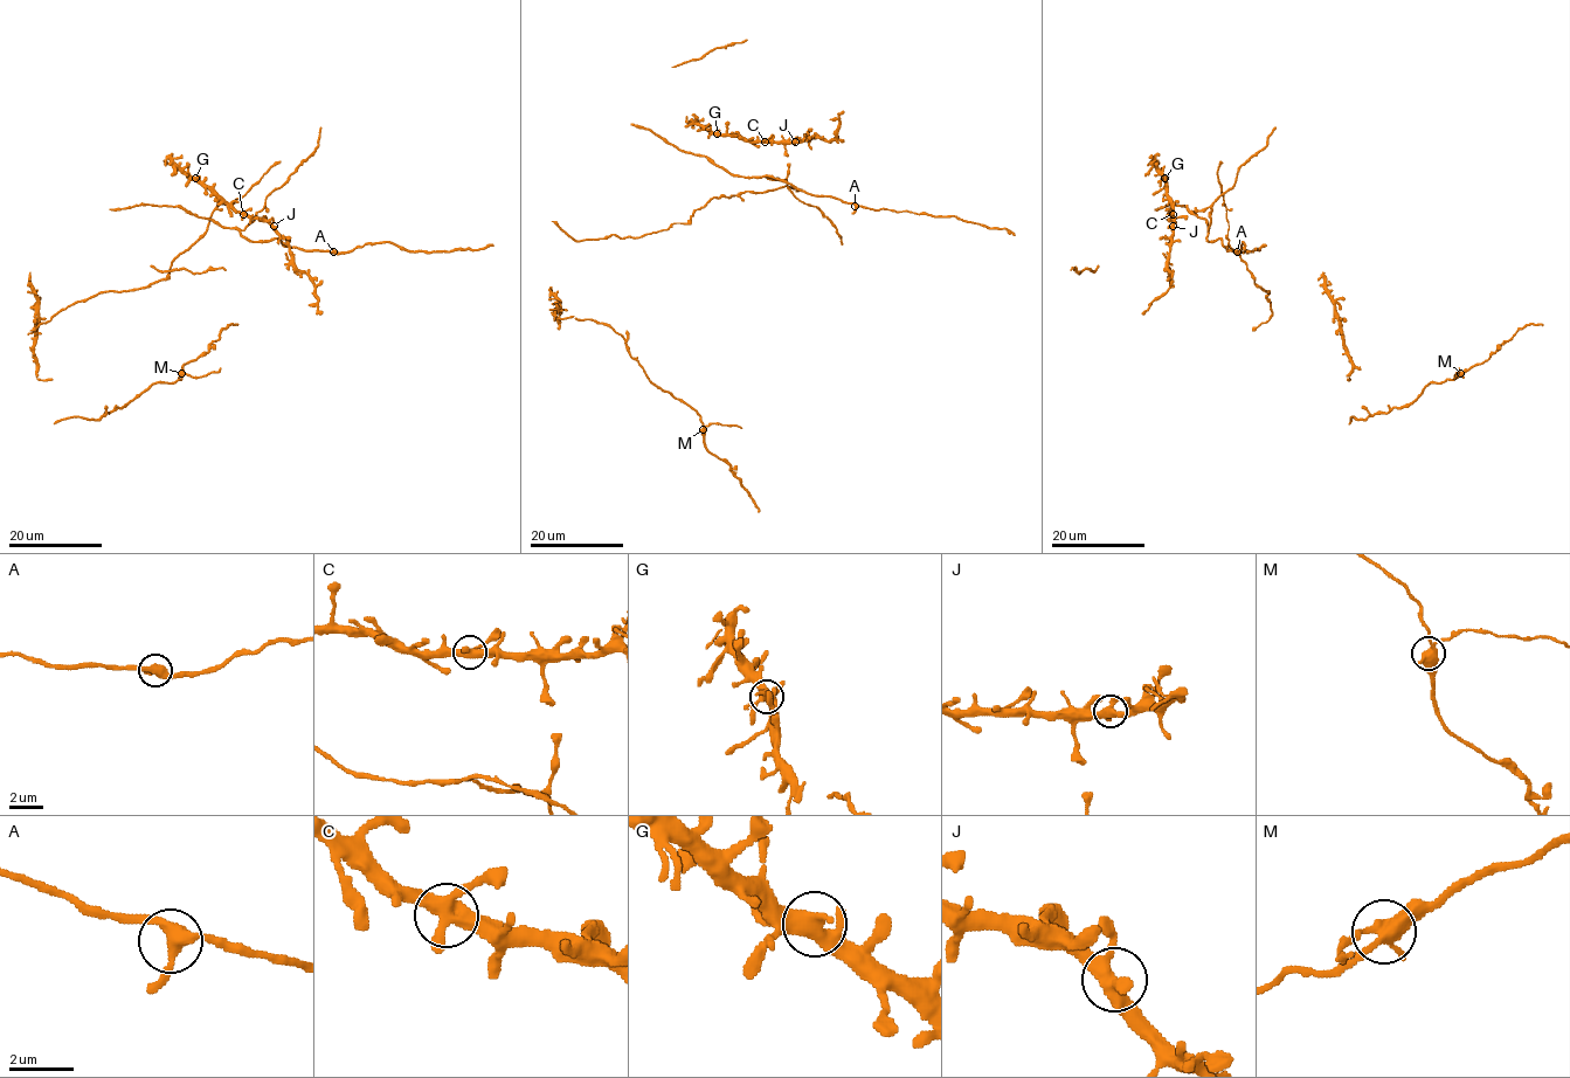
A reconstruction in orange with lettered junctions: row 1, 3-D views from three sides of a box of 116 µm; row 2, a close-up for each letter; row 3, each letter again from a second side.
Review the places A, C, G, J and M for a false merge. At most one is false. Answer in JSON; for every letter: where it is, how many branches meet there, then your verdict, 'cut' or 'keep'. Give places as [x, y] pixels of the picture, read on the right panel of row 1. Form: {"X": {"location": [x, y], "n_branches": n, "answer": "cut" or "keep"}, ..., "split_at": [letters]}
{"A": {"location": [1237, 251], "n_branches": 3, "answer": "keep"}, "C": {"location": [1173, 214], "n_branches": 3, "answer": "keep"}, "G": {"location": [1164, 178], "n_branches": 3, "answer": "keep"}, "J": {"location": [1173, 226], "n_branches": 3, "answer": "keep"}, "M": {"location": [1460, 373], "n_branches": 3, "answer": "cut"}, "split_at": ["M"]}

